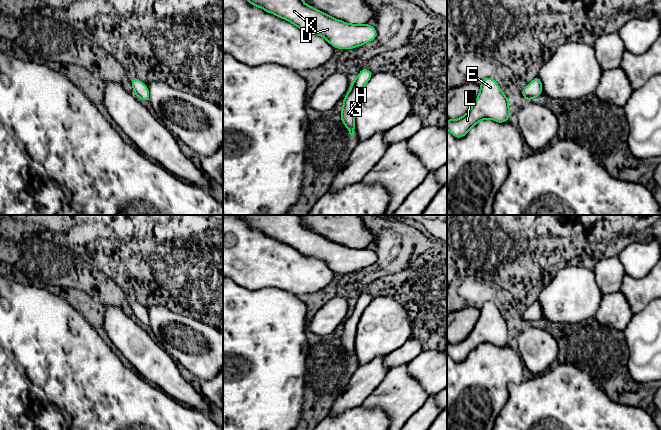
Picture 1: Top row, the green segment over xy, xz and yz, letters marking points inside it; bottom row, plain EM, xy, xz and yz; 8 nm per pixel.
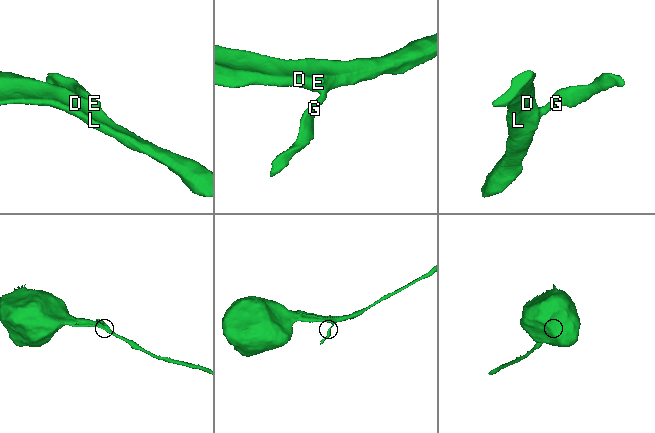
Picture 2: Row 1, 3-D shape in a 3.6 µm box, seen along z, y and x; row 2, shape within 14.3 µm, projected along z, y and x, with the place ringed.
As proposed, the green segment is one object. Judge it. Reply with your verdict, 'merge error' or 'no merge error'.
no merge error

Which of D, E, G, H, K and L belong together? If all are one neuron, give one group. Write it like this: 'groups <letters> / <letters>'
groups D E G H K L

